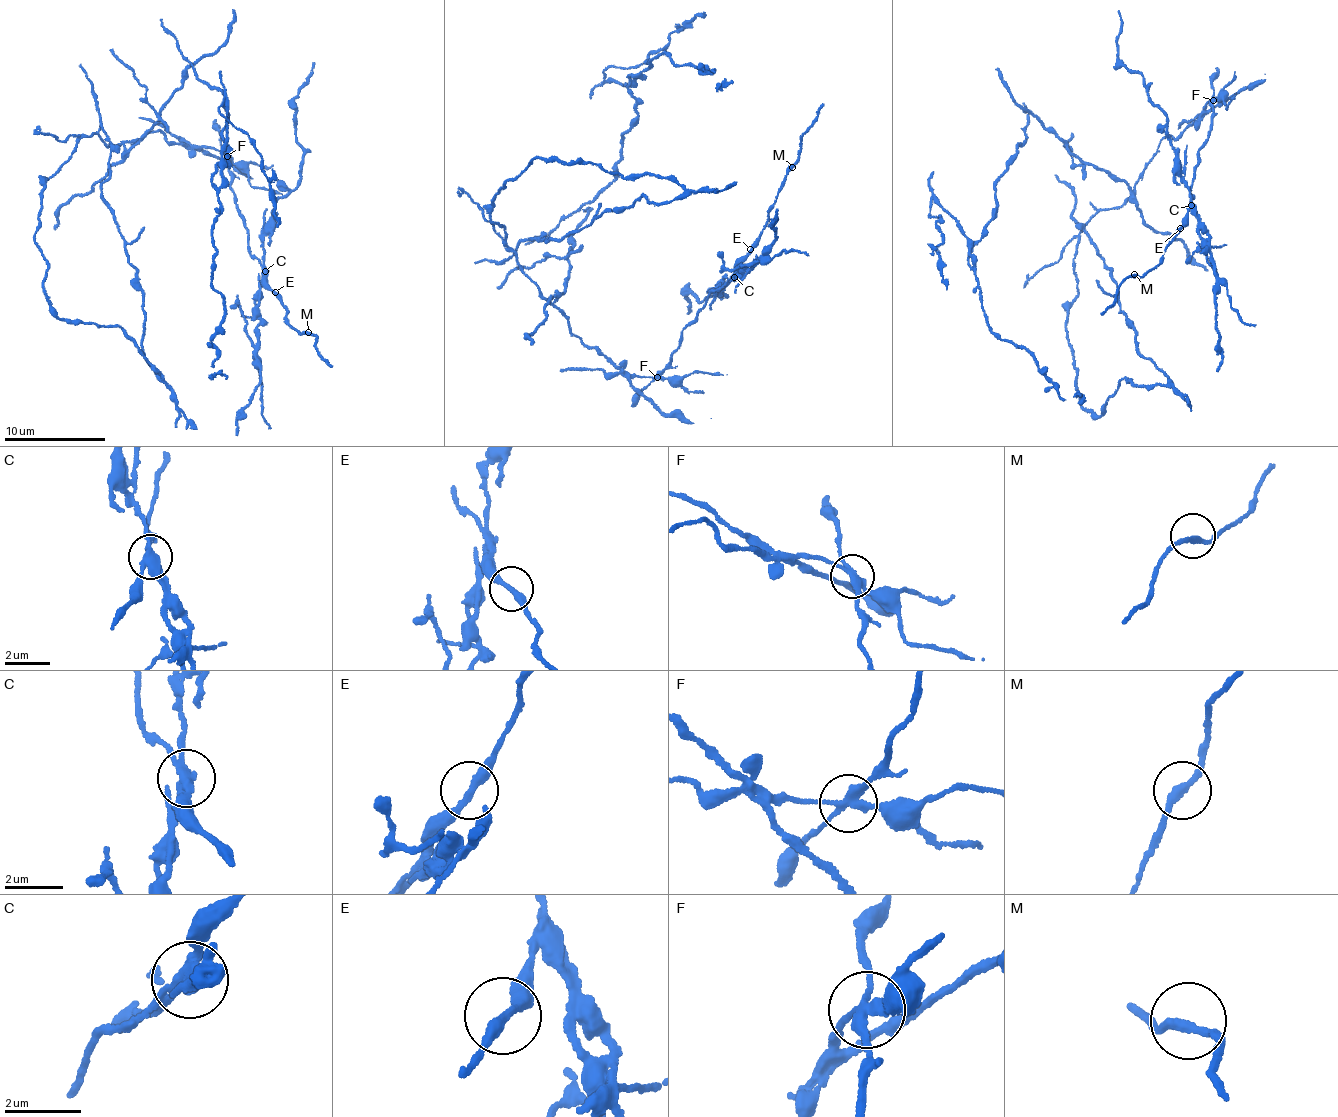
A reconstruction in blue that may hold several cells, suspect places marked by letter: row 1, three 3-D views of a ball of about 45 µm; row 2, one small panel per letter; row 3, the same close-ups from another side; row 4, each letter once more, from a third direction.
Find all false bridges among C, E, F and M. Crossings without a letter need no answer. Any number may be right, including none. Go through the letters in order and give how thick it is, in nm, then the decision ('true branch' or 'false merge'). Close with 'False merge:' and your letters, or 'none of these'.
C: 340 nm thick; false merge
E: 240 nm thick; true branch
F: 240 nm thick; false merge
M: 240 nm thick; true branch
False merge: C, F

